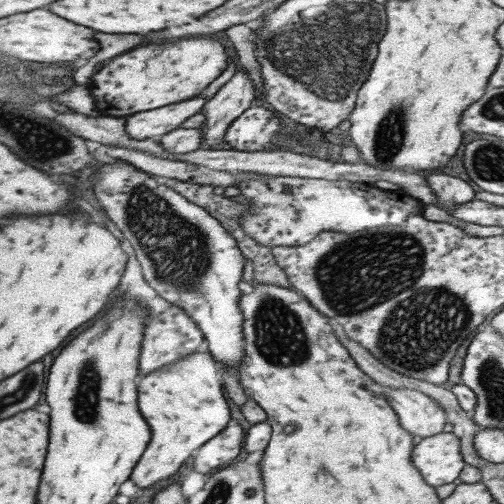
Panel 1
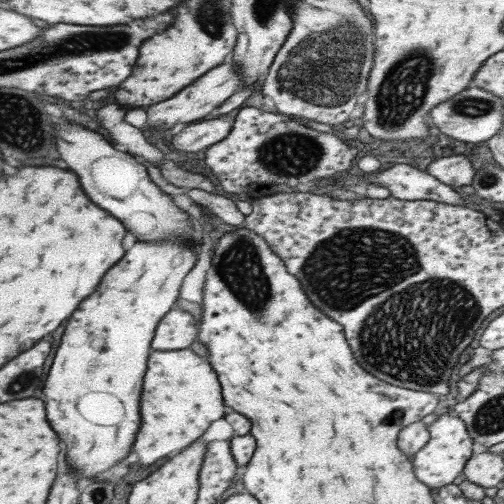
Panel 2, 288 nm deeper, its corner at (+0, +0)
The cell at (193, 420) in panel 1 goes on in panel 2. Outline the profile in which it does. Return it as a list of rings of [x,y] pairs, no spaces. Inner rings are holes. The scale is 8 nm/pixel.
[[[191,350],[149,354],[139,408],[141,428],[131,450],[137,454],[137,464],[143,468],[153,466],[167,456],[177,456],[181,450],[197,442],[213,420],[225,418],[215,372],[207,364],[207,358],[201,358]]]

